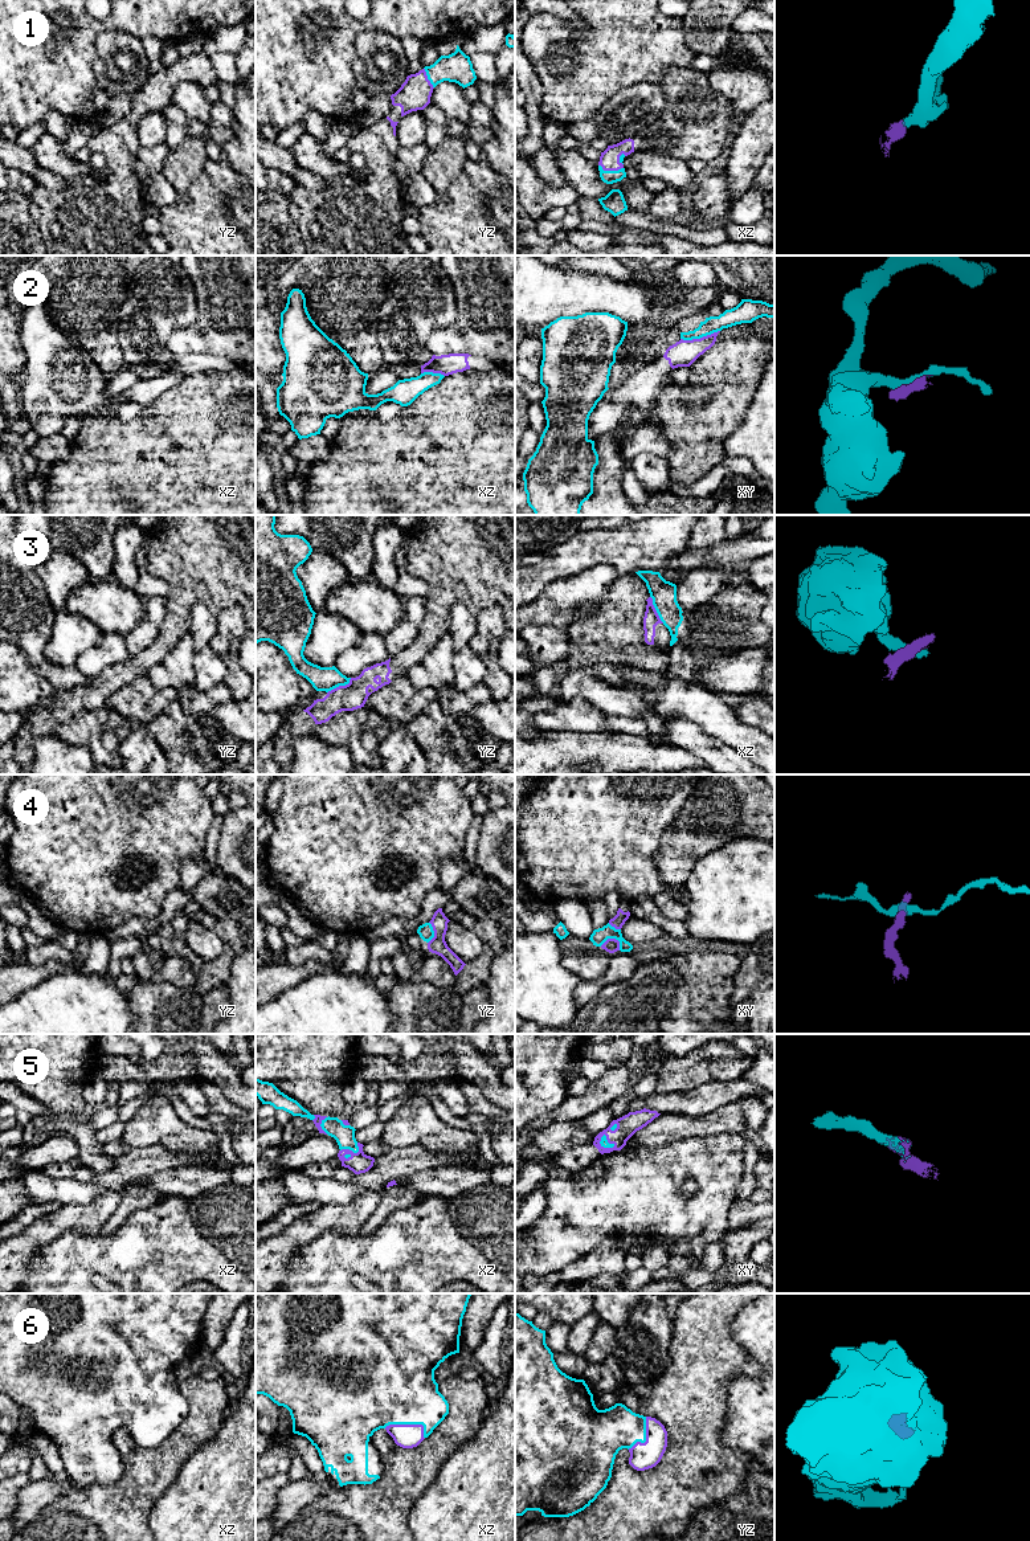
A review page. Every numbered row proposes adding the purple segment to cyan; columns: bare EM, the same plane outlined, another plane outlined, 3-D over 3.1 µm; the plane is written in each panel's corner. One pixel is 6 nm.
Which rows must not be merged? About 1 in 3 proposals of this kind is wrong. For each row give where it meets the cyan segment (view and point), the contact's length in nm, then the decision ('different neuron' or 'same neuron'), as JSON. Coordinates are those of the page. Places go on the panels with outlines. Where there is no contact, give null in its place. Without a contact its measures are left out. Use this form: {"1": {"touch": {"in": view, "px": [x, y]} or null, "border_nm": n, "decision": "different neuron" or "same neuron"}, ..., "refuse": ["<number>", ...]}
{"1": {"touch": {"in": "xz", "px": [610, 171]}, "border_nm": 150, "decision": "same neuron"}, "2": {"touch": {"in": "xy", "px": [699, 338]}, "border_nm": 240, "decision": "different neuron"}, "3": {"touch": {"in": "yz", "px": [339, 685]}, "border_nm": 180, "decision": "different neuron"}, "4": {"touch": {"in": "xy", "px": [609, 937]}, "border_nm": 130, "decision": "different neuron"}, "5": {"touch": {"in": "xz", "px": [352, 1151]}, "border_nm": 120, "decision": "same neuron"}, "6": {"touch": {"in": "xz", "px": [409, 1423]}, "border_nm": 260, "decision": "same neuron"}, "refuse": ["2", "3", "4"]}

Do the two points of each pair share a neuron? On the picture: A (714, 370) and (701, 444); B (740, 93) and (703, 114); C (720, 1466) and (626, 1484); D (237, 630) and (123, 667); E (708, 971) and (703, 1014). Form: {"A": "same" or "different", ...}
{"A": "same", "B": "different", "C": "same", "D": "different", "E": "same"}

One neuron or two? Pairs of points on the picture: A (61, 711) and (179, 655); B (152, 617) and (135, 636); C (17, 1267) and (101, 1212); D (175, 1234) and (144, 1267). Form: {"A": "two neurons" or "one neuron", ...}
{"A": "two neurons", "B": "one neuron", "C": "one neuron", "D": "one neuron"}

